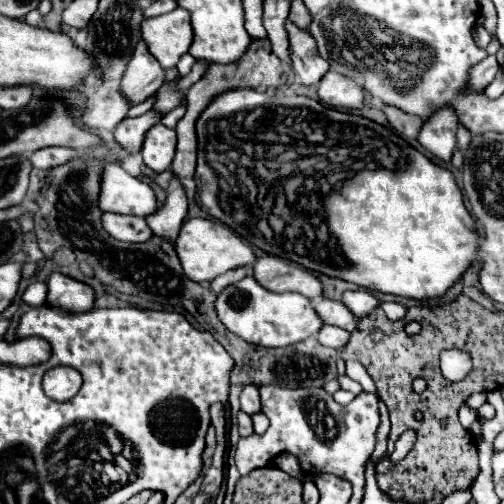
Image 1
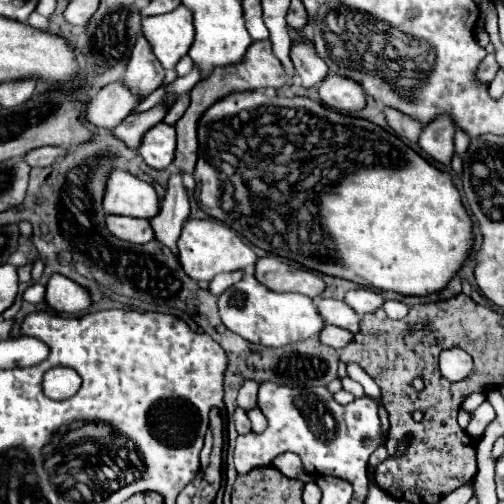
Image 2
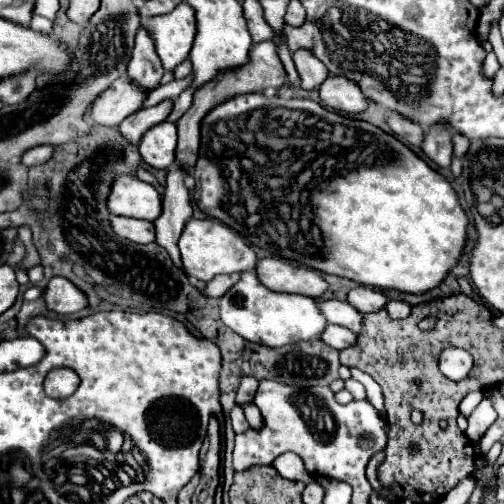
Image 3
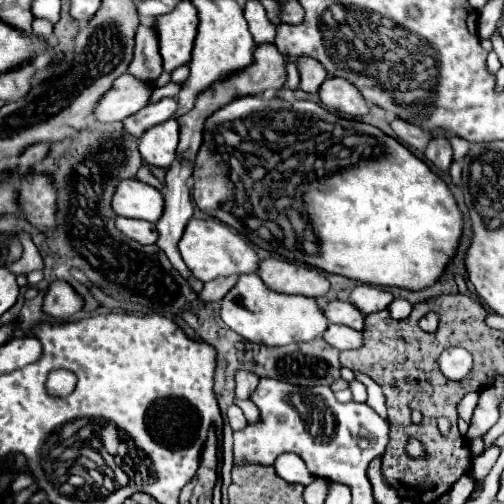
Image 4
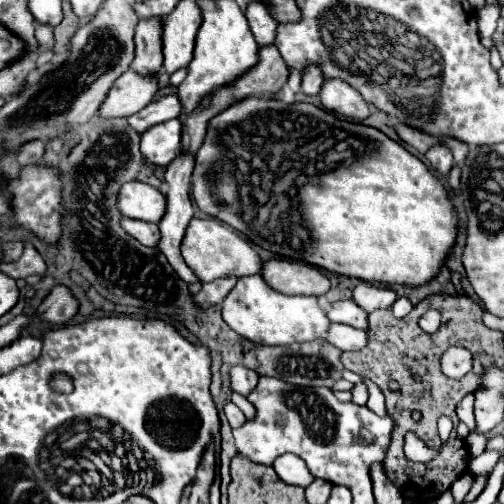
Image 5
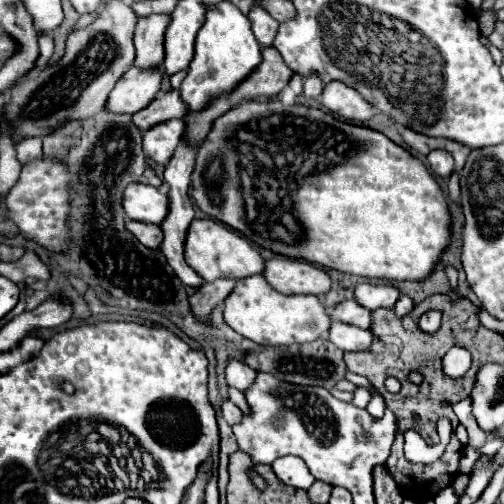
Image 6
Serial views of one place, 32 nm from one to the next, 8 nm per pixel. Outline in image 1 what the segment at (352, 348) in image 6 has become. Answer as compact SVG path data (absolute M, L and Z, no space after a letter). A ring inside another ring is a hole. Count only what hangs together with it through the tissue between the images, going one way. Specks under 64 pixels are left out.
M322 326L322 330L318 332L318 342L330 348L336 348L336 350L344 348L348 340L350 340L350 334L336 326Z

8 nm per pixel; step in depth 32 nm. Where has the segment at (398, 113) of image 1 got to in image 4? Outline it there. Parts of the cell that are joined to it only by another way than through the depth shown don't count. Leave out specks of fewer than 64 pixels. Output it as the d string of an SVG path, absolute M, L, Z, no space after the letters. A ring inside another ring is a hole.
M396 118L396 120L390 122L390 126L392 126L392 130L396 132L396 136L398 136L404 144L416 148L418 152L424 152L424 148L426 148L428 142L430 142L430 134L424 132L422 128L418 128L418 126L414 126L414 124L408 124L408 122Z

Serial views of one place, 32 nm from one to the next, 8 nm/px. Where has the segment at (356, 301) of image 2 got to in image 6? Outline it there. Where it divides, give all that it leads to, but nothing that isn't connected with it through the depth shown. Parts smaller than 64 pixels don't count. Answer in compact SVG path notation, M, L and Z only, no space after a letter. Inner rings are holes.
M362 282L356 286L356 300L368 310L376 308L392 308L396 300L400 298L400 290L392 284L372 284L372 282Z

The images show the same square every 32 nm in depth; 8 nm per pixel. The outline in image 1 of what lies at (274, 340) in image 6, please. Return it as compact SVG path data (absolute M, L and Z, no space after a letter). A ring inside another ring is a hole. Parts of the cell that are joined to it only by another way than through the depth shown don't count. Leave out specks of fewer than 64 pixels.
M248 272L240 282L224 288L218 294L216 310L220 322L240 338L250 344L262 344L268 348L296 344L310 336L316 336L318 330L324 326L320 316L316 314L310 300L302 294L276 294L262 288L254 276Z

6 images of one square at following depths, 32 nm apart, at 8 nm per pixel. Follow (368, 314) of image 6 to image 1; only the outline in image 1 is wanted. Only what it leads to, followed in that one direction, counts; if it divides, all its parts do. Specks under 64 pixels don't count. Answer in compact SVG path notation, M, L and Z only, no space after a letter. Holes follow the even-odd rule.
M318 298L318 300L314 300L314 308L316 308L318 316L324 320L324 324L332 324L332 326L344 328L348 332L356 330L358 318L344 306L344 302Z

